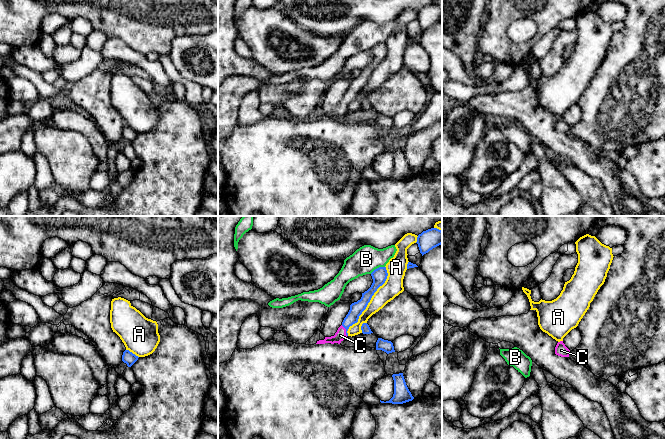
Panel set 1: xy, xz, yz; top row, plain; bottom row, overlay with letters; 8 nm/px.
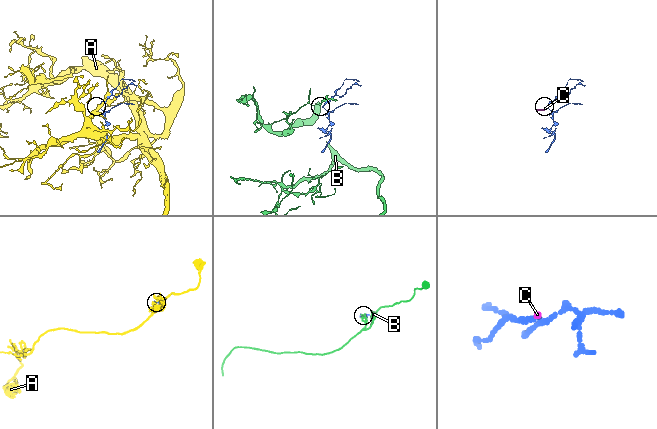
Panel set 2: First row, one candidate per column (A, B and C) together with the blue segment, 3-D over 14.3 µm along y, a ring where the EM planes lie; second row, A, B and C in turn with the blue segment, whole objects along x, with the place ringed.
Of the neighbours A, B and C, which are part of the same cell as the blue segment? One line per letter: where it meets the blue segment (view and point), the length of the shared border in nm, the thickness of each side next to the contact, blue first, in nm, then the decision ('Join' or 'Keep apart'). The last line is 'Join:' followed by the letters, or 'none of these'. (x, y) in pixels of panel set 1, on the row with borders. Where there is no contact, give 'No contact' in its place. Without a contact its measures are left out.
A: Touches blue at xz (369, 301). Shared border 650 nm. Thickness 120 nm (blue) against 160 nm. Keep apart
B: Touches blue at xz (377, 268). Shared border 130 nm. Thickness 120 nm (blue) against 220 nm. Keep apart
C: Touches blue at xz (346, 330). Shared border 100 nm. Thickness 110 nm (blue) against 90 nm. Join
Join: C

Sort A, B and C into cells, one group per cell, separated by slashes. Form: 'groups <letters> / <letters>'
groups A / B / C

